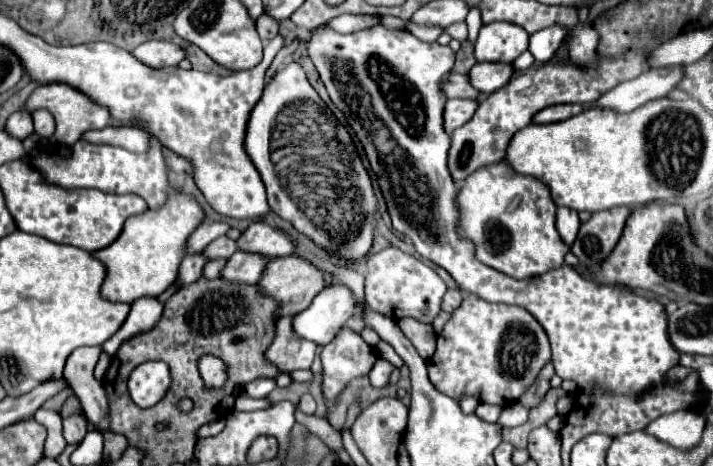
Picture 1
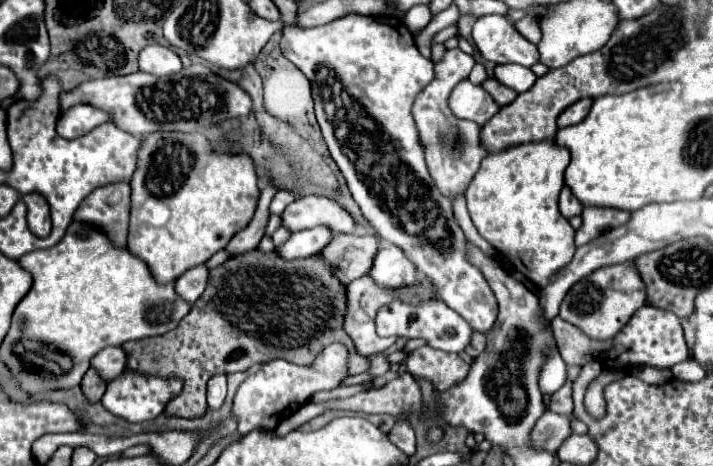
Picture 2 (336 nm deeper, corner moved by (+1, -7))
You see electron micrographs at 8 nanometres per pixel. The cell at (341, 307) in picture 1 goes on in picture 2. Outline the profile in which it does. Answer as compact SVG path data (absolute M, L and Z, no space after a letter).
M388 246L376 254L370 276L380 286L402 288L402 286L410 286L416 282L418 268L414 268L414 264L410 264L408 256L402 254L402 248Z

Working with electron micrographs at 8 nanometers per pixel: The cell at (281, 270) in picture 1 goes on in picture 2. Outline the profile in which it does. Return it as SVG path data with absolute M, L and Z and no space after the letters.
M336 234L332 242L322 250L322 256L330 266L334 266L334 274L344 284L366 276L372 268L374 256L380 248L380 240L376 234L370 236L352 236L352 234Z

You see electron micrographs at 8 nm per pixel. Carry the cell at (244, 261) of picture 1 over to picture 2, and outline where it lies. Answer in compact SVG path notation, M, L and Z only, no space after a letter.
M326 226L294 232L292 238L278 248L278 254L286 260L308 258L308 256L314 256L314 254L322 252L322 248L326 248L326 244L330 240L332 240L332 232Z

